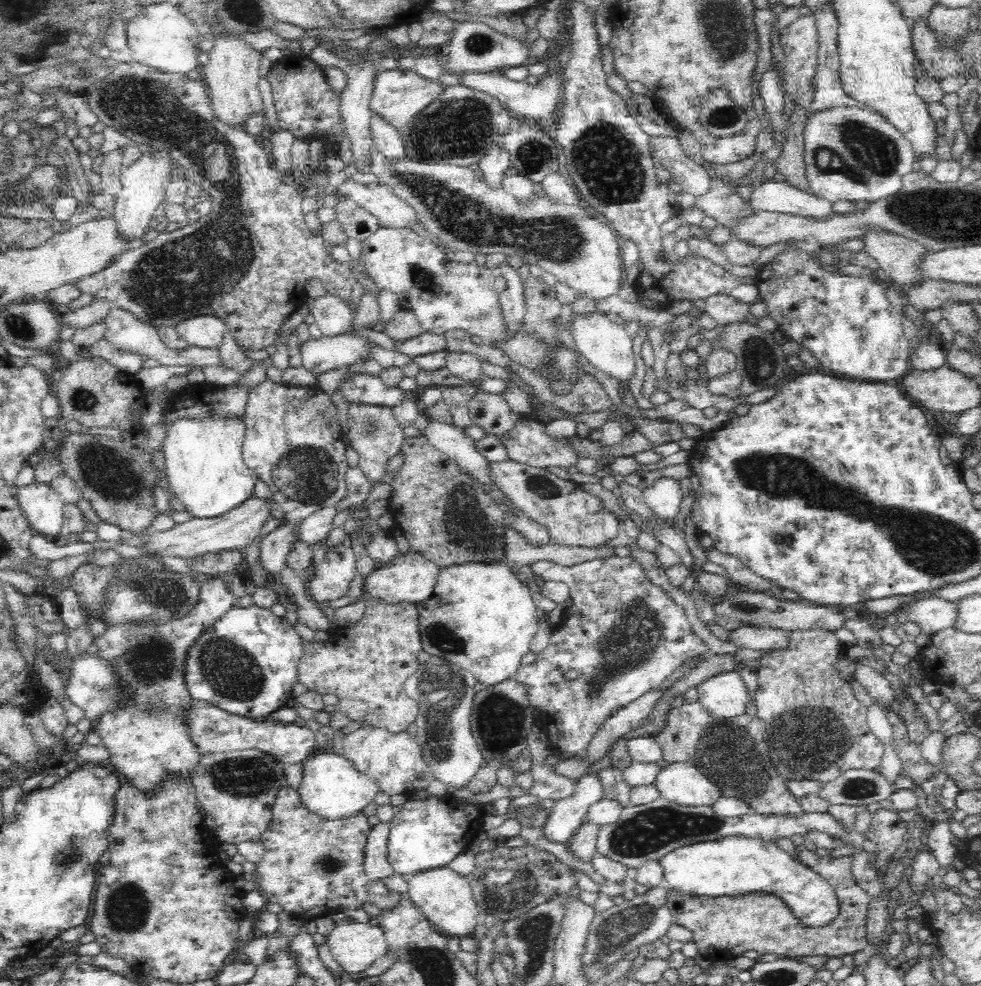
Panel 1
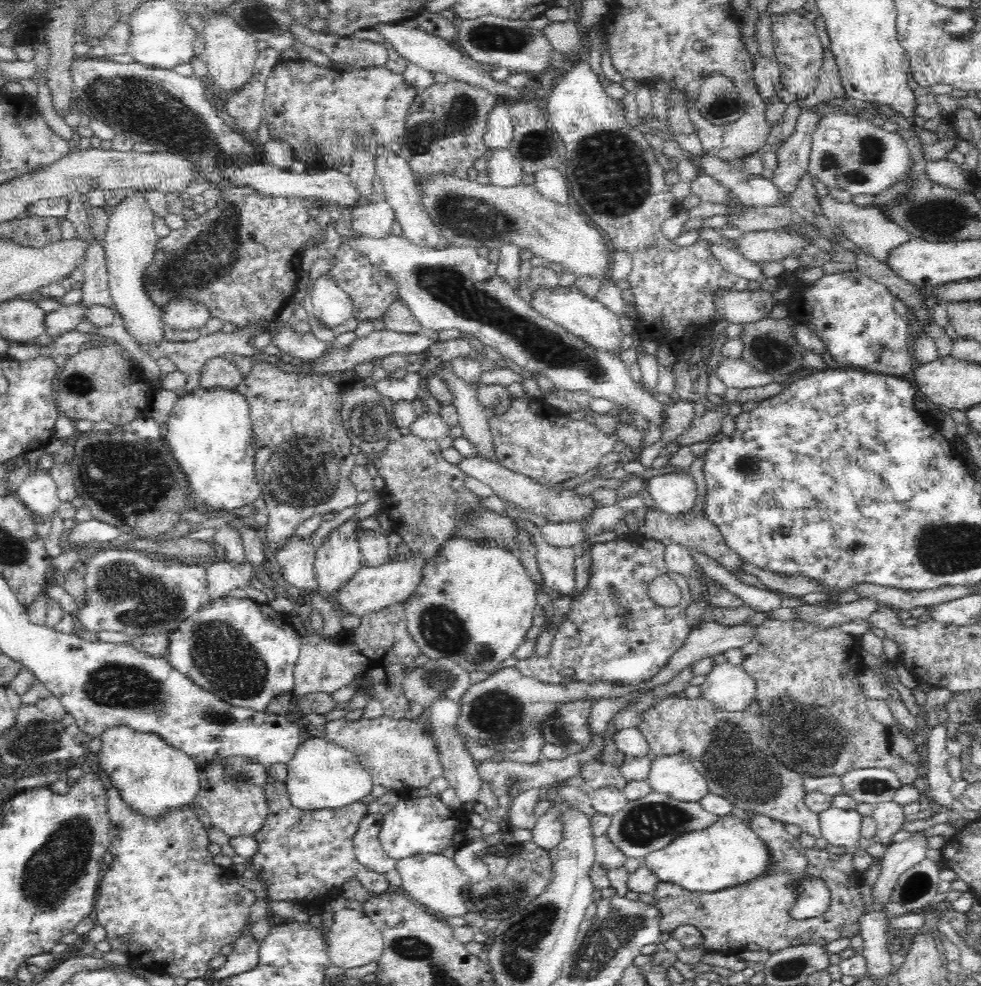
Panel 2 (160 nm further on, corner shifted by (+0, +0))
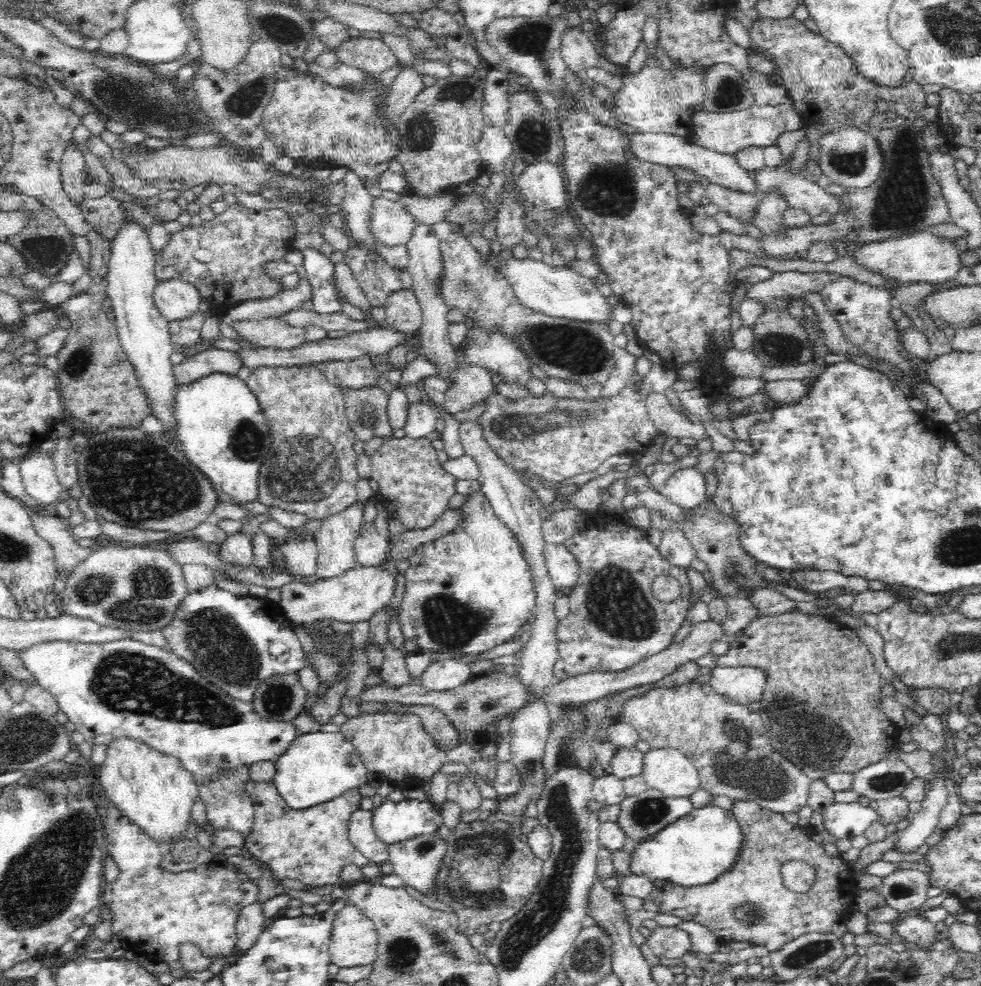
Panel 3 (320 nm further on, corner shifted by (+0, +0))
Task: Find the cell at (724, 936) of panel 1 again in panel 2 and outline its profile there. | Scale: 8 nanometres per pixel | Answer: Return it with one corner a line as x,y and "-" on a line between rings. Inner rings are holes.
743,815
751,830
767,843
771,858
775,864
771,872
744,887
726,888
720,892
690,892
672,883
660,882
653,890
654,905
660,909
662,920
660,927
663,932
672,933
682,925
695,926
702,936
702,949
705,952
721,952
726,956
746,950
749,944
757,944
760,951
776,953
786,948
816,945
826,947
826,944
840,940
840,938
854,939
859,936
859,918
865,910
862,893
858,891
861,874
854,868
853,854
831,854
826,849
802,848
799,838
795,838
786,831
784,823
780,823
764,815
-
816,876
825,881
831,892
830,908
822,916
810,920
798,920
792,917
791,910
797,899
796,881
800,877

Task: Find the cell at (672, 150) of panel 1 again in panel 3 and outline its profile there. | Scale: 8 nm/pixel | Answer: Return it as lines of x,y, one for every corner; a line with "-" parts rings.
712,183
706,186
705,195
710,203
718,206
720,211
739,218
744,224
749,224
749,218
753,215
759,199
758,195
750,196
749,194
734,192

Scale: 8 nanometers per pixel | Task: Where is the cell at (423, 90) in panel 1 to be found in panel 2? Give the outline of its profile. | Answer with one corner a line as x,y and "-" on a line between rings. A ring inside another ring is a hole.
281,58
265,82
263,118
268,123
270,136
288,142
297,160
304,161
314,171
334,169
351,163
351,142
354,139
364,141
372,154
380,145
386,145
400,154
406,138
408,110
420,93
421,88
409,83
404,74
394,73
385,66
339,71
306,59
-
356,133
361,137
353,138

